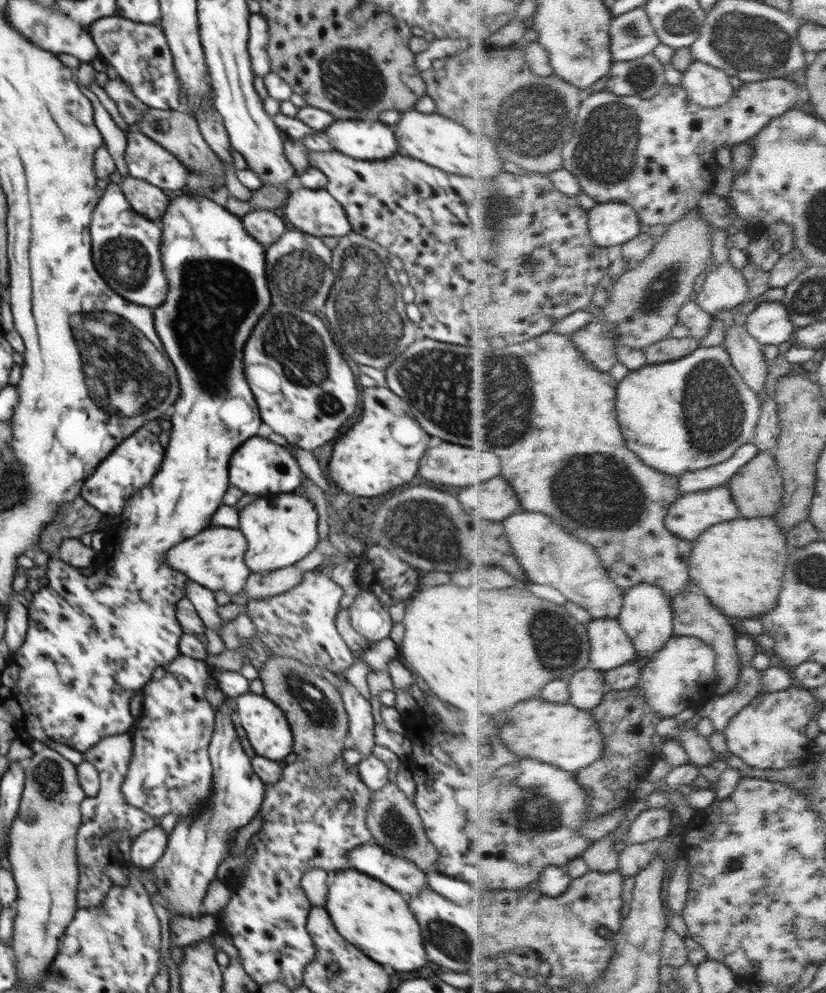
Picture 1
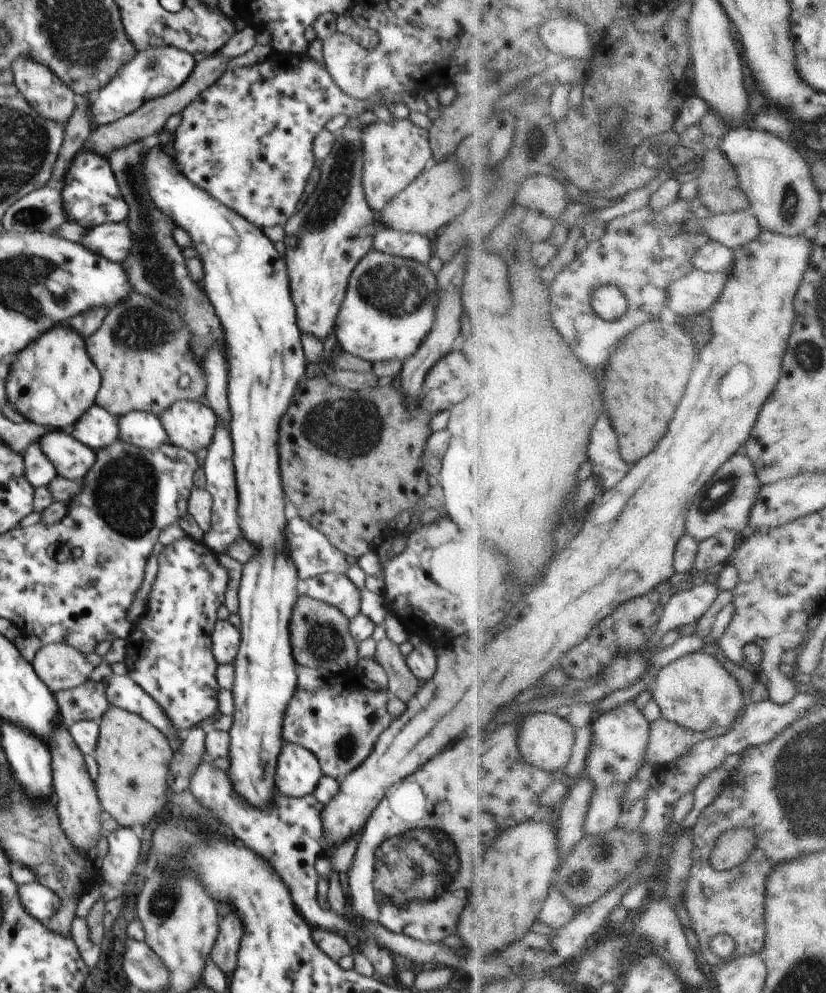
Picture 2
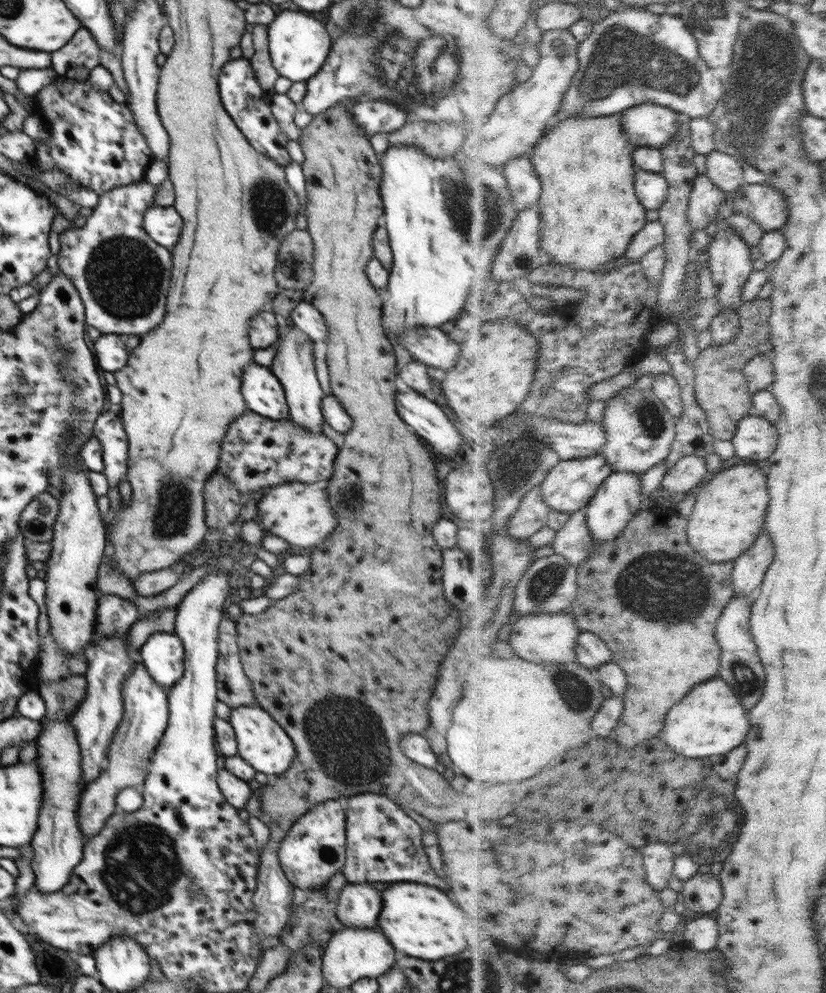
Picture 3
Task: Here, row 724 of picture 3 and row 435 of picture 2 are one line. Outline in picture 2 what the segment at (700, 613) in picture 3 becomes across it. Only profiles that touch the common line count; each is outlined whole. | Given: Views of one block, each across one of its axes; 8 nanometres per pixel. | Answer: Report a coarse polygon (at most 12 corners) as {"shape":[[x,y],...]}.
{"shape":[[660,320],[621,340],[601,382],[632,465],[668,428],[700,357]]}

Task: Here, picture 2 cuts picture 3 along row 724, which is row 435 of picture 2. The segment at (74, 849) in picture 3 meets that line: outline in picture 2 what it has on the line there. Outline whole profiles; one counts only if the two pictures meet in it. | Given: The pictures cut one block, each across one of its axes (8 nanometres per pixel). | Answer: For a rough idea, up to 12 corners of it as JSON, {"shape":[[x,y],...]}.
{"shape":[[62,430],[39,445],[57,474],[80,482],[96,460]]}

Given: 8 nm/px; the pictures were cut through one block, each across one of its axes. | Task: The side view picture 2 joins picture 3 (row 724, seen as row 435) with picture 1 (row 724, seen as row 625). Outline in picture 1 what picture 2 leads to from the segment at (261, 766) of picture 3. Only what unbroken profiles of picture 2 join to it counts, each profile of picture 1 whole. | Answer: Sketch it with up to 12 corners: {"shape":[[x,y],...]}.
{"shape":[[251,691],[235,714],[257,756],[280,761],[294,753],[284,711]]}

